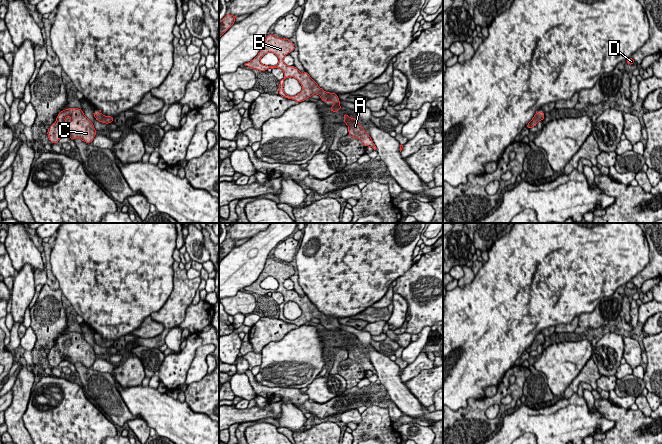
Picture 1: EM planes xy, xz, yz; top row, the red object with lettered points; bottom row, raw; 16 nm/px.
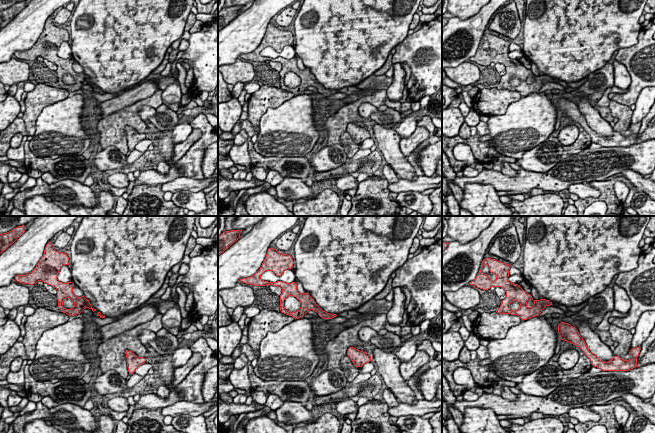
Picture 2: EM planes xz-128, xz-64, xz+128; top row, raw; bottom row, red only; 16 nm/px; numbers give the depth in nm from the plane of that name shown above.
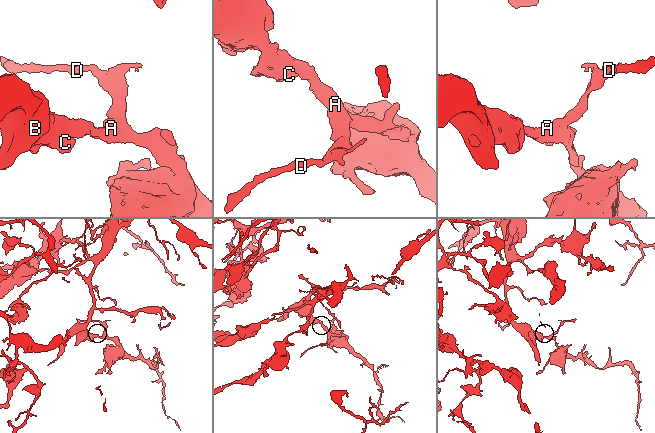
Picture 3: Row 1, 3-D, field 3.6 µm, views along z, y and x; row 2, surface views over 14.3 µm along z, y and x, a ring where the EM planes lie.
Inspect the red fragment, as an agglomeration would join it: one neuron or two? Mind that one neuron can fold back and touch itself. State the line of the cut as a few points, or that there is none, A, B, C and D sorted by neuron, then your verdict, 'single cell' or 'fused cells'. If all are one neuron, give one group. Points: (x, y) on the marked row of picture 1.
no cut; A B C D; single cell

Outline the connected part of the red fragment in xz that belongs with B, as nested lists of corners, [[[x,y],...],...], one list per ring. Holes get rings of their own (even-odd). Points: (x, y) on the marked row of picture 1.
[[[268,34],[263,47],[261,48],[258,55],[248,63],[244,65],[250,68],[253,68],[258,71],[267,71],[269,68],[279,68],[284,73],[284,78],[280,80],[279,83],[279,95],[295,100],[297,103],[305,101],[307,98],[311,97],[314,94],[320,96],[323,102],[334,102],[334,105],[331,105],[331,111],[334,113],[338,112],[339,109],[342,109],[340,106],[340,100],[336,93],[325,92],[322,88],[318,86],[315,80],[313,80],[310,75],[305,71],[300,73],[299,69],[295,66],[288,66],[283,62],[284,57],[295,50],[295,46],[290,39],[280,39],[276,35]],[[268,52],[274,53],[278,59],[279,63],[276,66],[263,65],[260,60]],[[293,77],[299,81],[302,86],[302,90],[295,96],[289,96],[284,92],[284,80],[286,78]]]

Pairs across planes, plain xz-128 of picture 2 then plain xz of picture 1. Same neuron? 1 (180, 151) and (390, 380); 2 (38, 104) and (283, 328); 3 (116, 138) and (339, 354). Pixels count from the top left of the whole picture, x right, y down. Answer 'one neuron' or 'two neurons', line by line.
1: two neurons
2: one neuron
3: one neuron

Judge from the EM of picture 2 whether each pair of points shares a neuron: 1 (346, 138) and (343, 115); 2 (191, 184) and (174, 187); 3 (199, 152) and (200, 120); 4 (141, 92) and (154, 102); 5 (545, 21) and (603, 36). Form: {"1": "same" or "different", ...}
{"1": "different", "2": "same", "3": "same", "4": "different", "5": "same"}

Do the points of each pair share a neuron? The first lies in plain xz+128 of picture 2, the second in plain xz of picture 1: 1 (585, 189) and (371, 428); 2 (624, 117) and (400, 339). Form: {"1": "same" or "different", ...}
{"1": "different", "2": "same"}

